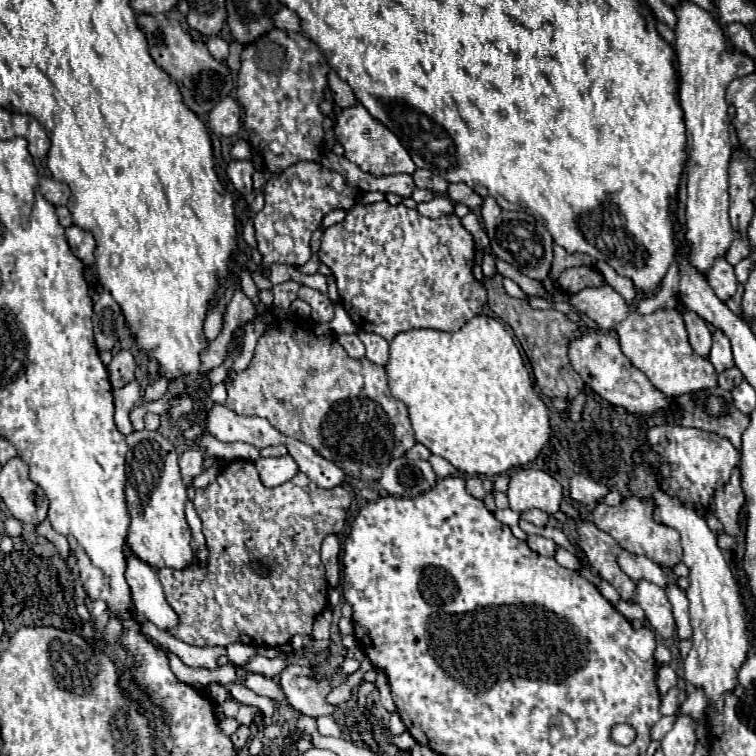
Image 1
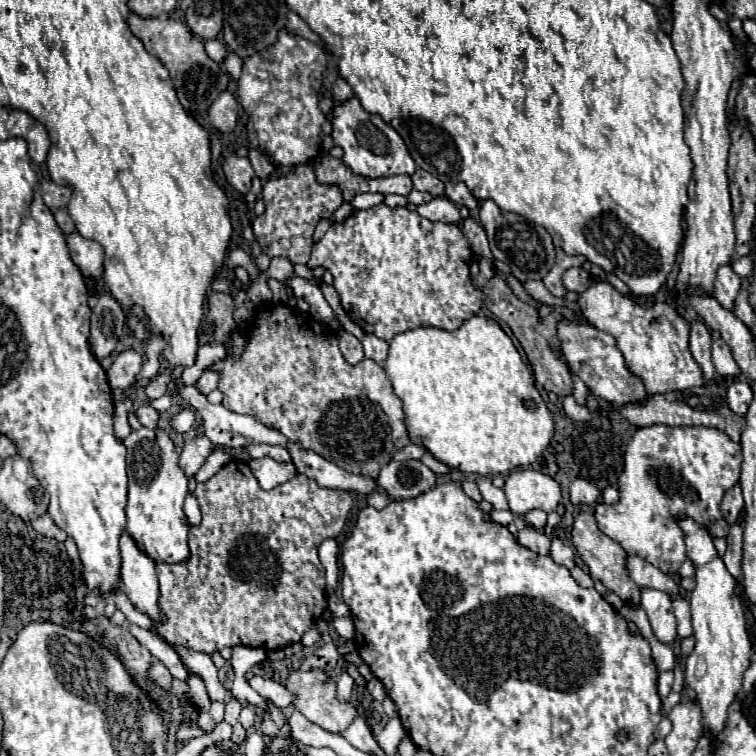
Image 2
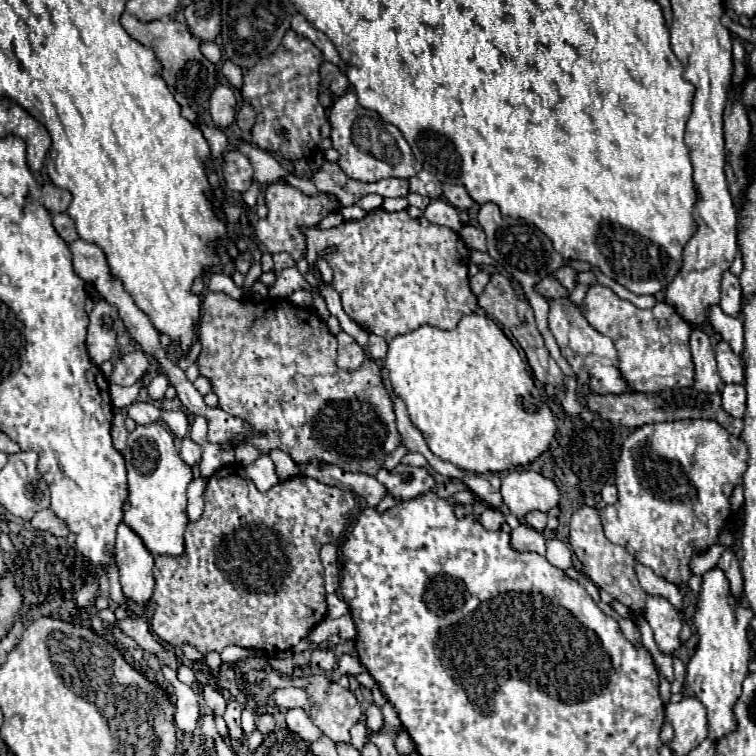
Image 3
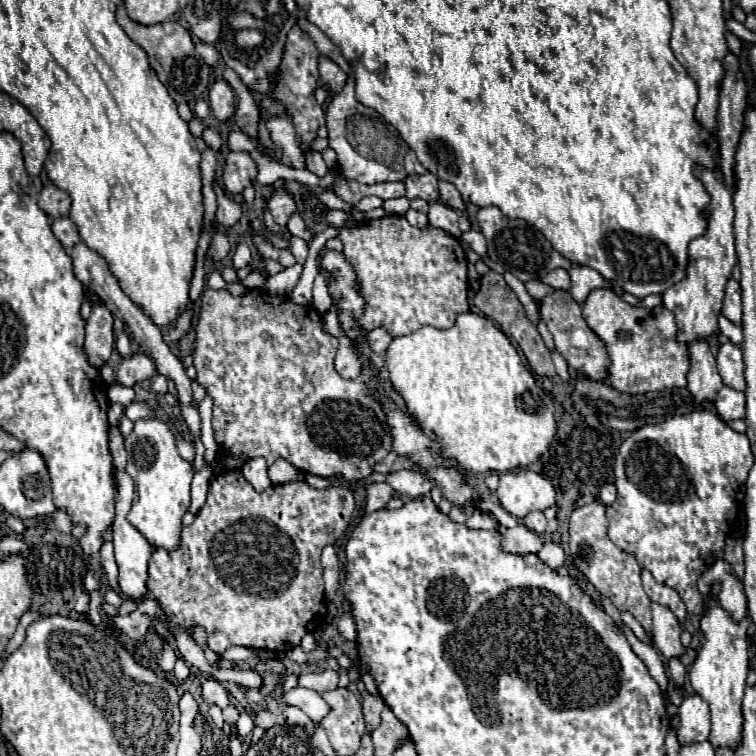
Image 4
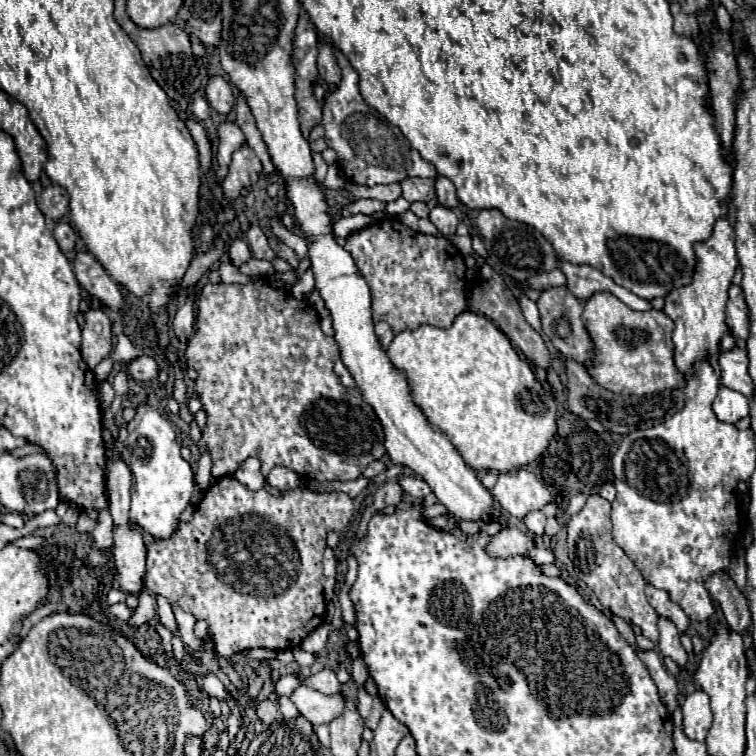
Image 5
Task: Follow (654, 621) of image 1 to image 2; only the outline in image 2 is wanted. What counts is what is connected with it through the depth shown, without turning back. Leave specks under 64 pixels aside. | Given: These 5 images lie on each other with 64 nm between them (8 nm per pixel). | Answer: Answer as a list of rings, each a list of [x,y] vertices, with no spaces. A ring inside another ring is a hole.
[[[642,588],[640,606],[646,610],[656,638],[664,644],[674,642],[676,640],[676,618],[672,612],[670,596],[656,588]]]

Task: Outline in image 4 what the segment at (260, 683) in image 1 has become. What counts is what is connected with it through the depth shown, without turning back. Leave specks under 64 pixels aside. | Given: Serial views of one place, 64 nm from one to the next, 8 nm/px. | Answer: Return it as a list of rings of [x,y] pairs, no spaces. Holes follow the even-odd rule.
[[[300,686],[284,692],[282,702],[304,710],[314,722],[318,722],[330,710],[330,706],[322,700],[322,696],[316,690],[308,690],[308,688],[300,688]]]

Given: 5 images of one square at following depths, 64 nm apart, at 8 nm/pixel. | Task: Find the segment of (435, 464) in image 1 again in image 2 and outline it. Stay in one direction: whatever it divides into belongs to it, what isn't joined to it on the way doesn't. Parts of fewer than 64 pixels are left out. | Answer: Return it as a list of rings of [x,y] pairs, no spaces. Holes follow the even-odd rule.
[[[426,452],[422,458],[420,458],[420,462],[424,462],[432,472],[436,472],[436,474],[448,474],[450,472],[450,468],[444,464],[444,462],[440,462],[440,460],[436,460],[430,452]]]

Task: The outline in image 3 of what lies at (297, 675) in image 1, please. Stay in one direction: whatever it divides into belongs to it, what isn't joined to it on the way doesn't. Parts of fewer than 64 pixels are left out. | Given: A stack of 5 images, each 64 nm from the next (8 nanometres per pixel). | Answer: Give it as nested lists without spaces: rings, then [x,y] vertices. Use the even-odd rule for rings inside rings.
[[[308,674],[306,676],[308,686],[304,688],[306,694],[312,700],[312,708],[306,710],[306,714],[310,716],[310,720],[334,742],[350,742],[350,728],[362,720],[362,710],[360,704],[356,700],[356,696],[350,690],[340,688],[336,682],[332,682],[328,676],[324,674]]]

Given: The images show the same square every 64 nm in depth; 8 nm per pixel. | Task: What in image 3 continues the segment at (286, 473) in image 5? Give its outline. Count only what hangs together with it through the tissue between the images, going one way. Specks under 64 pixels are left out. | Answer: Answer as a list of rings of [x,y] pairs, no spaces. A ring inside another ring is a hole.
[[[274,448],[274,450],[270,450],[270,458],[274,460],[274,464],[276,464],[276,468],[278,468],[278,476],[282,476],[282,480],[288,480],[288,478],[300,474],[296,462],[294,462],[286,452]]]

